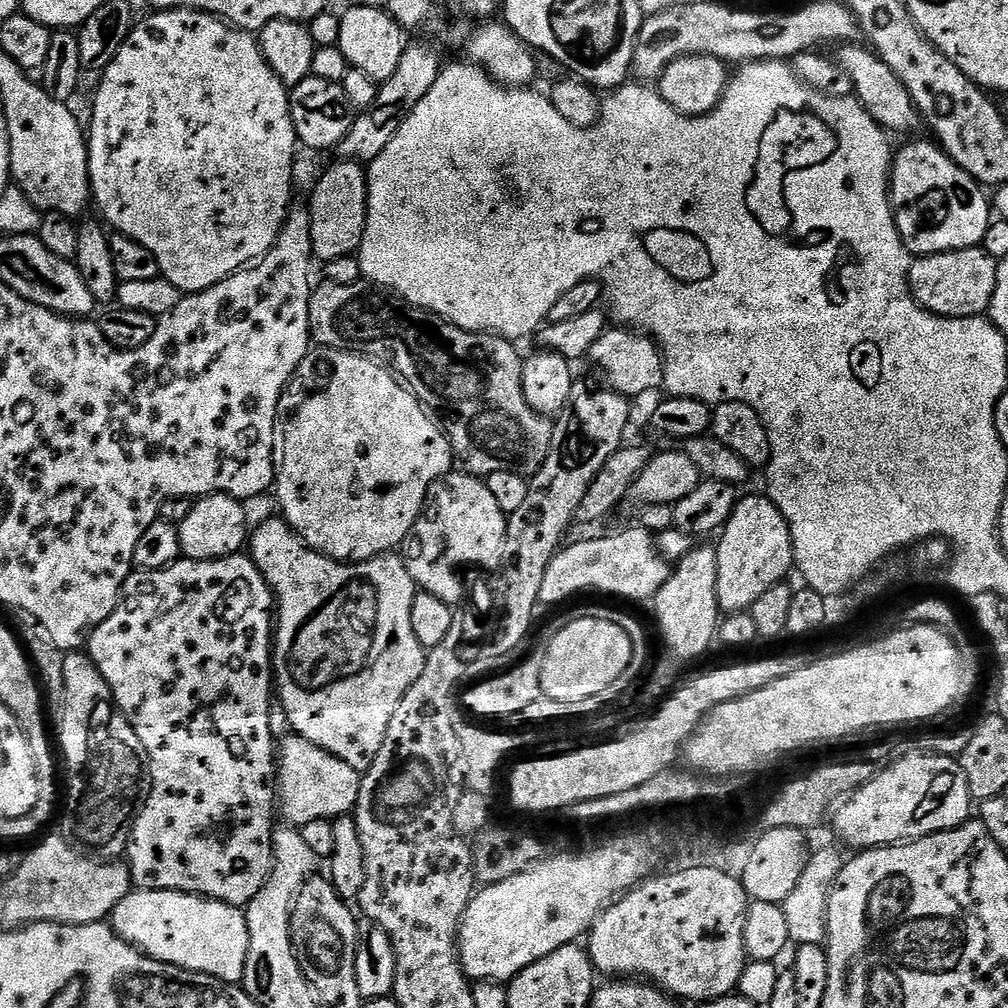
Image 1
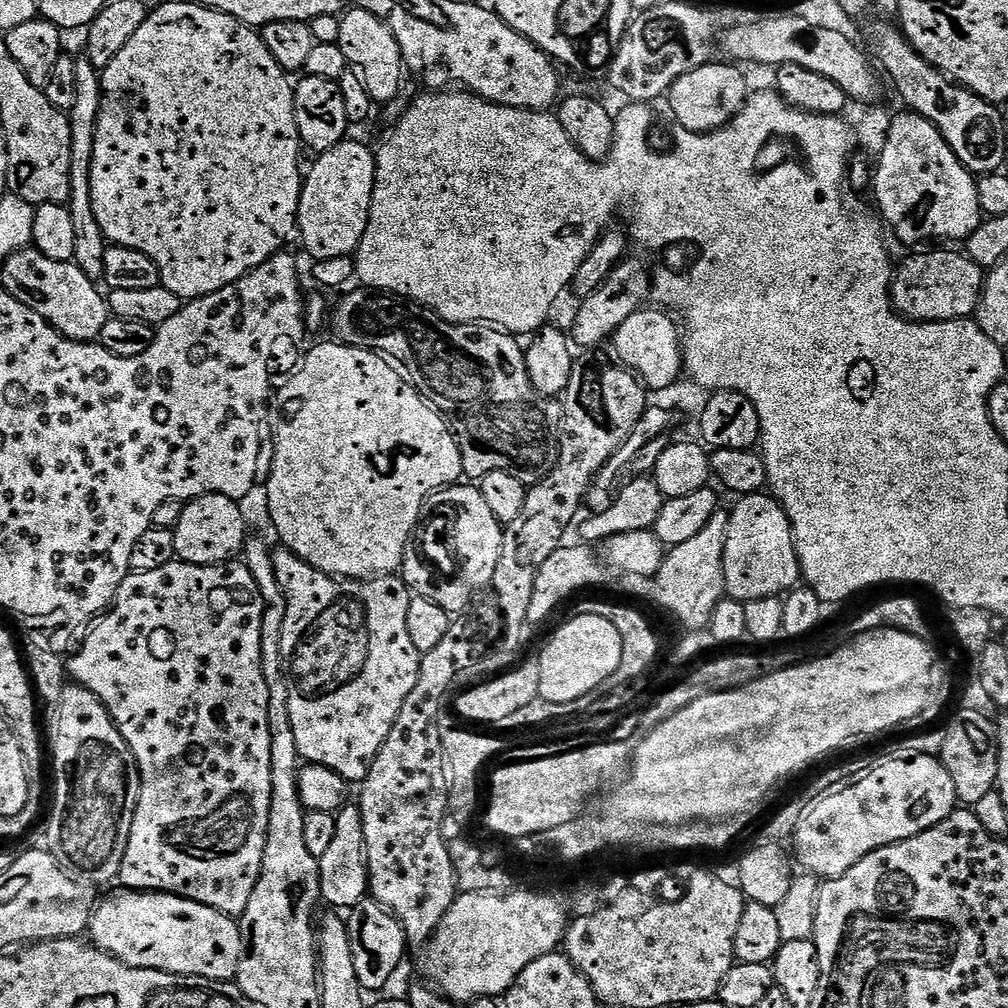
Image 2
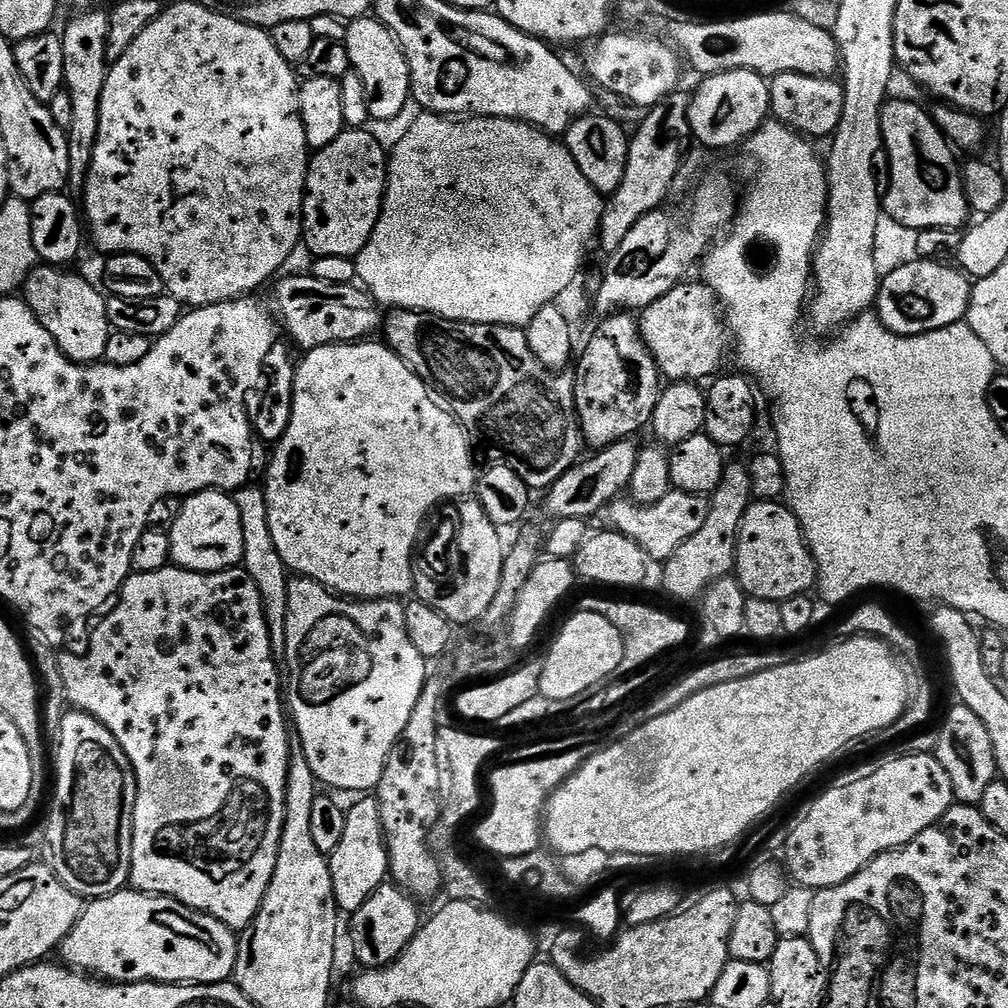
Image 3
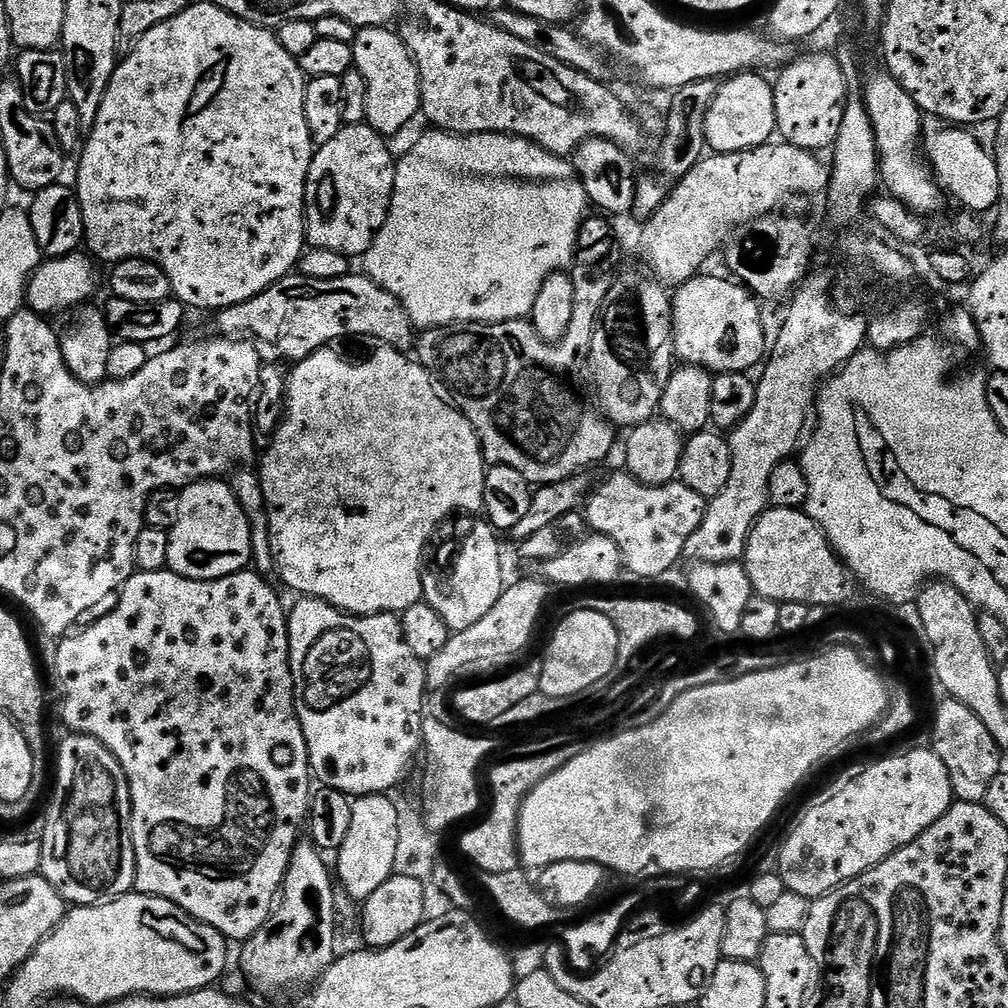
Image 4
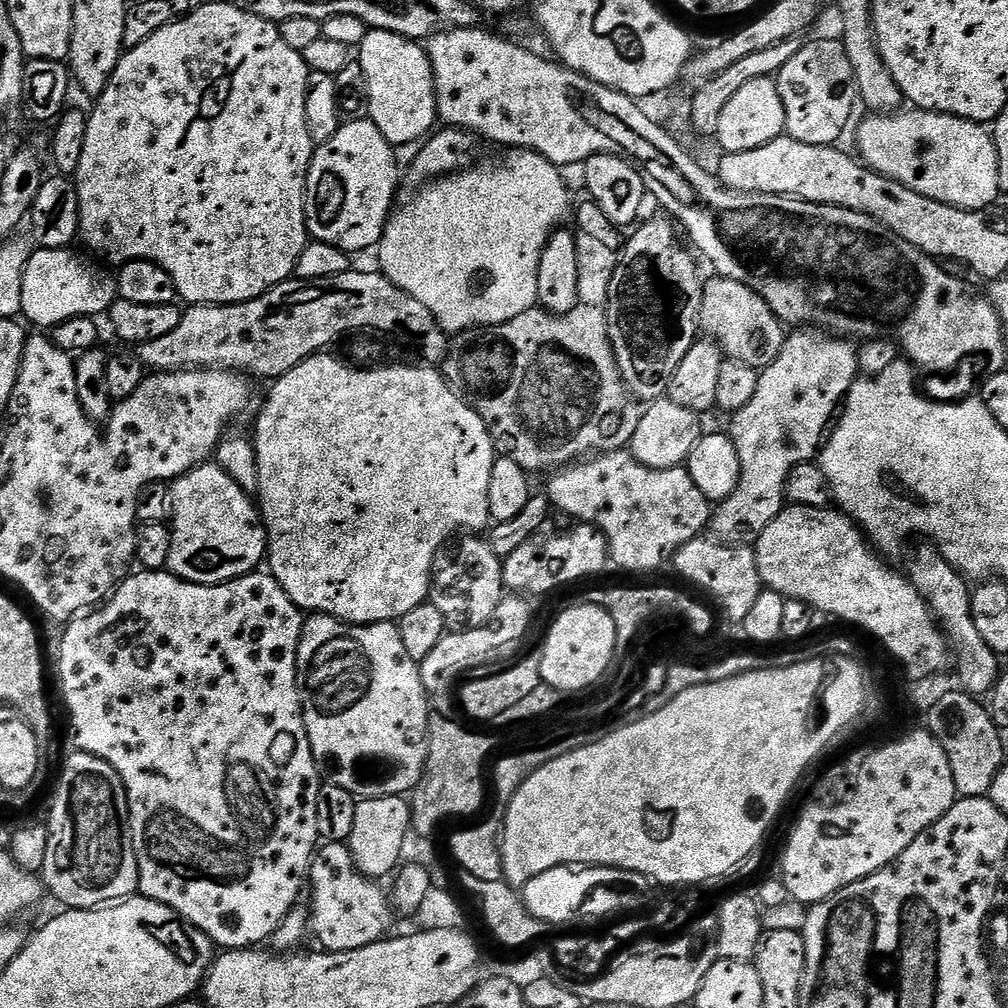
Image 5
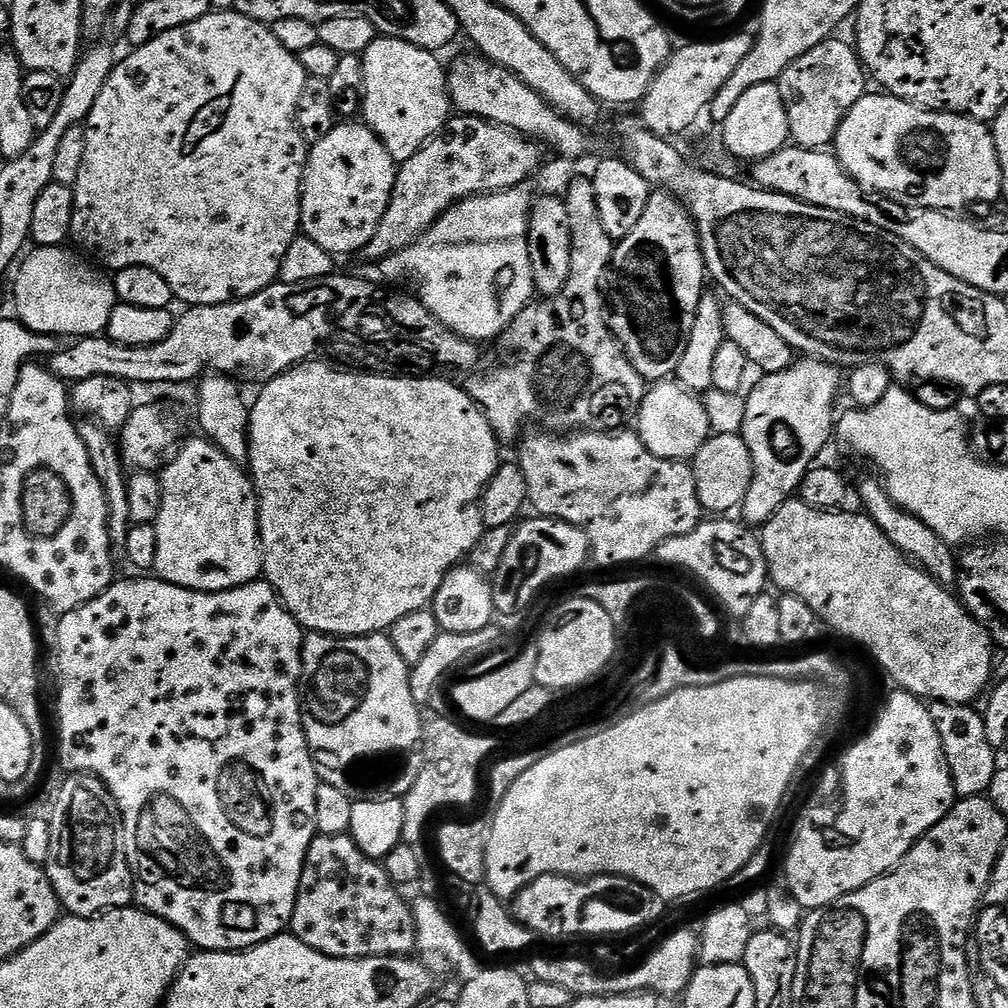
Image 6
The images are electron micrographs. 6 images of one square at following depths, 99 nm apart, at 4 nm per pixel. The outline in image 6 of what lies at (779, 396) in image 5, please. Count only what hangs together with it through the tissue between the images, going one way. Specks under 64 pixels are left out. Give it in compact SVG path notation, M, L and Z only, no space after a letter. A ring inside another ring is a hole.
M796 358L786 370L759 378L744 401L745 420L739 432L754 462L750 490L746 490L742 505L742 520L748 526L767 524L787 500L799 493L802 478L819 461L816 459L820 451L834 436L836 395L842 392L841 369L825 360Z

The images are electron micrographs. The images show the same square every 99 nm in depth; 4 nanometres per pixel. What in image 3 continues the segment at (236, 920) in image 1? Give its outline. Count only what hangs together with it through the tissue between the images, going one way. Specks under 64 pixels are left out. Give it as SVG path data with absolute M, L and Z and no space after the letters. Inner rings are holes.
M121 890L109 896L93 899L85 907L84 913L78 918L78 922L74 926L74 930L60 944L58 956L61 956L59 959L67 967L79 970L84 974L91 974L93 977L114 984L142 984L145 982L155 982L157 984L223 984L235 973L237 943L237 933L233 929L226 927L222 922L218 922L213 916L207 916L204 912L196 912L182 902L172 900L168 896L157 896L135 890Z

